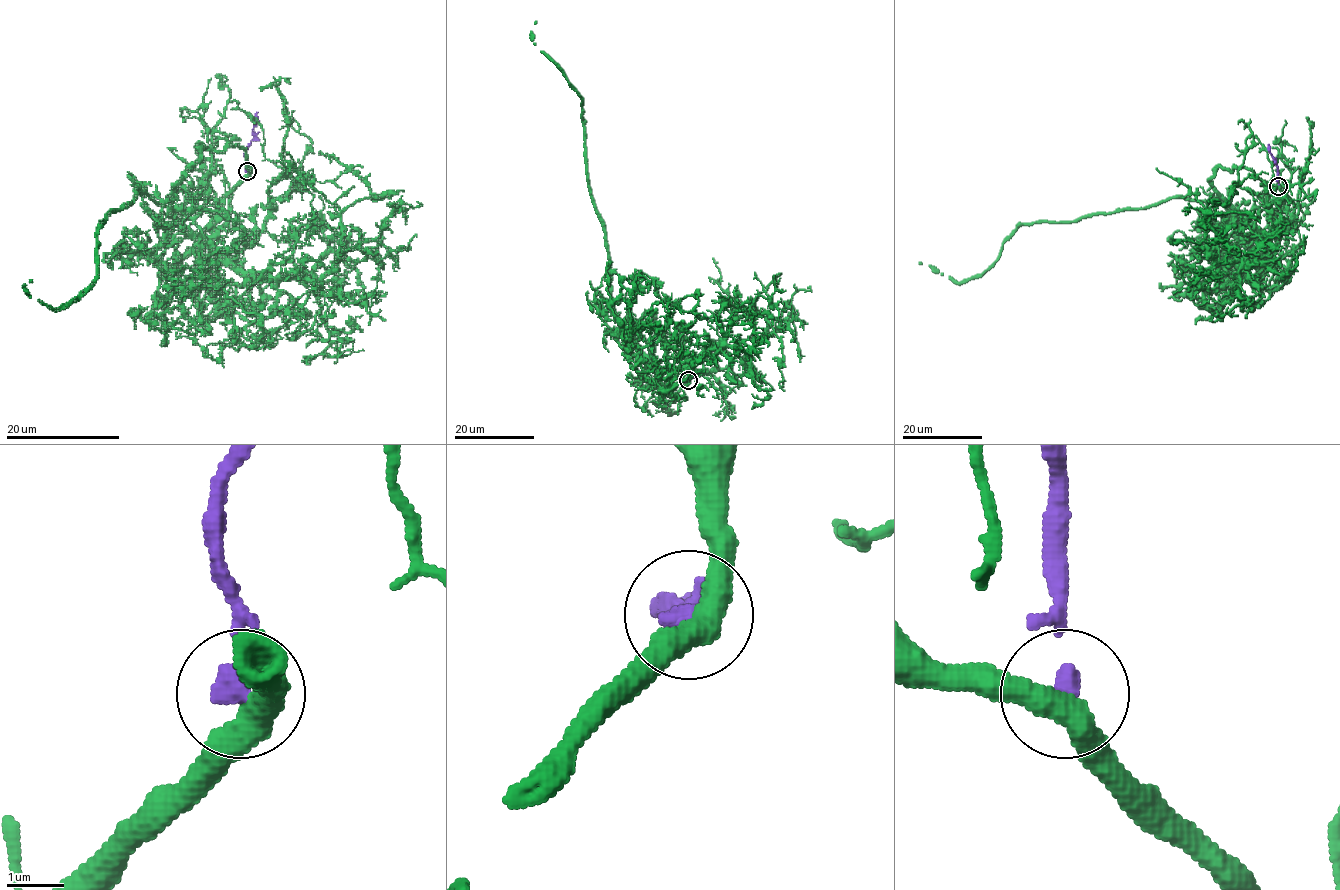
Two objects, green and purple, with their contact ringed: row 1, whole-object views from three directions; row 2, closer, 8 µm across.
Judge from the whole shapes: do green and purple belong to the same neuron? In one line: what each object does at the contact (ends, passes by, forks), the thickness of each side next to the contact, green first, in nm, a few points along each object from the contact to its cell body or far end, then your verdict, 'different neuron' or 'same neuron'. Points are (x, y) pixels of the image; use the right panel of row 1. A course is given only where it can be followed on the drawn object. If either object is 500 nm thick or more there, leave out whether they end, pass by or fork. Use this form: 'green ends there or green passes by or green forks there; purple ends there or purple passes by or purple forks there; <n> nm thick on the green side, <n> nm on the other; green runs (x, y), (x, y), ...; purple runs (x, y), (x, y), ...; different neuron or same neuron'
green passes by; purple ends there; 440 nm thick on the green side, 360 nm on the other; green runs (1278, 186), (1294, 205), (1280, 236), (1219, 202), (1169, 198), (1023, 223), (995, 261), (963, 282), (919, 262); purple runs (1278, 186), (1278, 170), (1268, 144); different neuron

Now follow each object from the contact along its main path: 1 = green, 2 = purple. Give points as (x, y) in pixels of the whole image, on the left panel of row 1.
1: (248, 172), (208, 242), (137, 189), (100, 224), (97, 278), (77, 298), (48, 308), (26, 294), (32, 279)
2: (248, 172), (245, 149), (253, 138), (258, 112)

